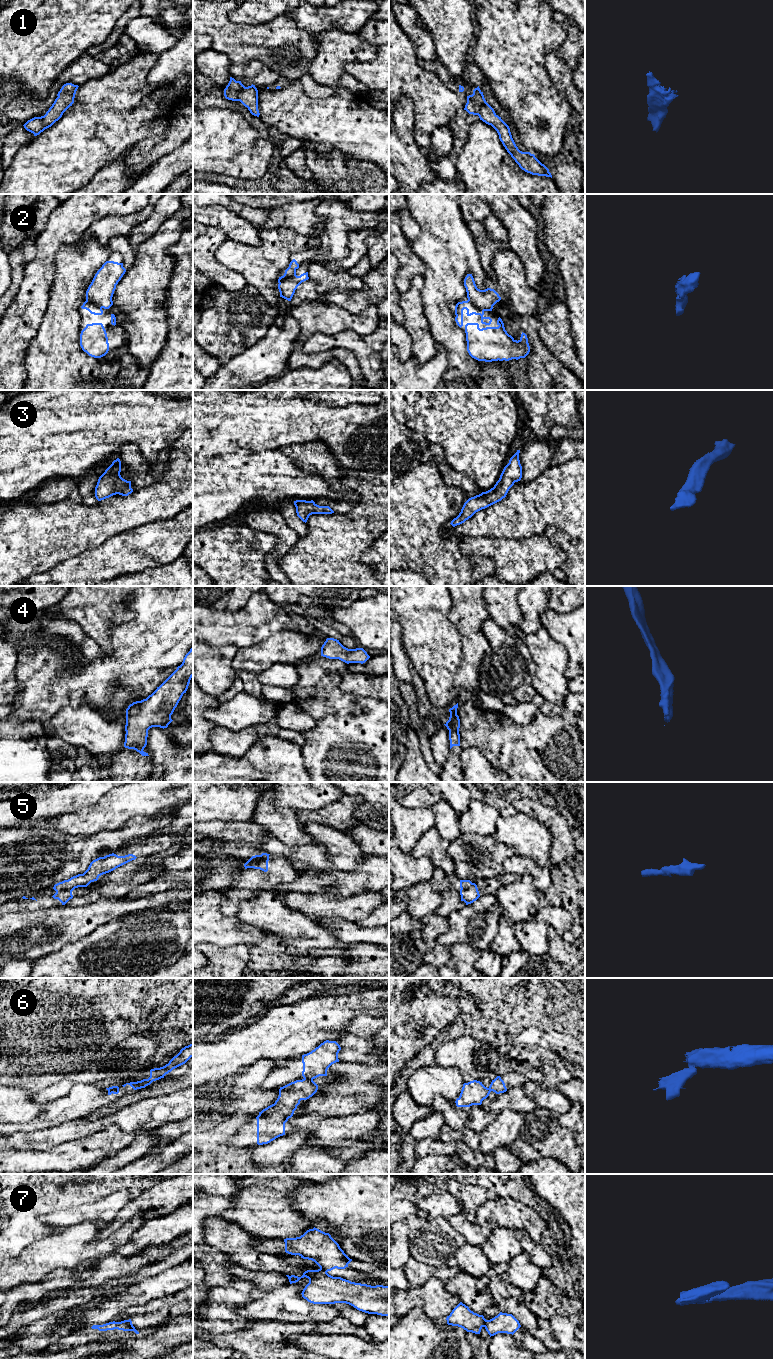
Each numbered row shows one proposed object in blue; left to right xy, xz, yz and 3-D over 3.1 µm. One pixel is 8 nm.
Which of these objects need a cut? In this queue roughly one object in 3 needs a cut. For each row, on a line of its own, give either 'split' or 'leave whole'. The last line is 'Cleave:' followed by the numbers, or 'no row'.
1: leave whole
2: split
3: leave whole
4: leave whole
5: split
6: split
7: split
Cleave: 2, 5, 6, 7

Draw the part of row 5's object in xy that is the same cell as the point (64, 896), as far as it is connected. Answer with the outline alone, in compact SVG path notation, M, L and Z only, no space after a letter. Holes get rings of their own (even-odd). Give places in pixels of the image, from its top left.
M71 888L69 890L58 891L52 897L54 899L58 899L62 903L62 905L65 905L70 899L73 898L72 895L73 890L74 888Z

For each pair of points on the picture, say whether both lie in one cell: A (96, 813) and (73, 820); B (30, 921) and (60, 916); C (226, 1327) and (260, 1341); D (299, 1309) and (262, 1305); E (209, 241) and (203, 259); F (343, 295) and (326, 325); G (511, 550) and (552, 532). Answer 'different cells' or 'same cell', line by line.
A: same cell
B: same cell
C: different cells
D: same cell
E: same cell
F: different cells
G: different cells

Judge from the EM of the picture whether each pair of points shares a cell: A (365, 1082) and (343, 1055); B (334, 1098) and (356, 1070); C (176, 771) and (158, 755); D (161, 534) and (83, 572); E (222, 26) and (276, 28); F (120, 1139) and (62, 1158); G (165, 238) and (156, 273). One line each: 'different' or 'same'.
A: different
B: same
C: same
D: same
E: same
F: same
G: same

